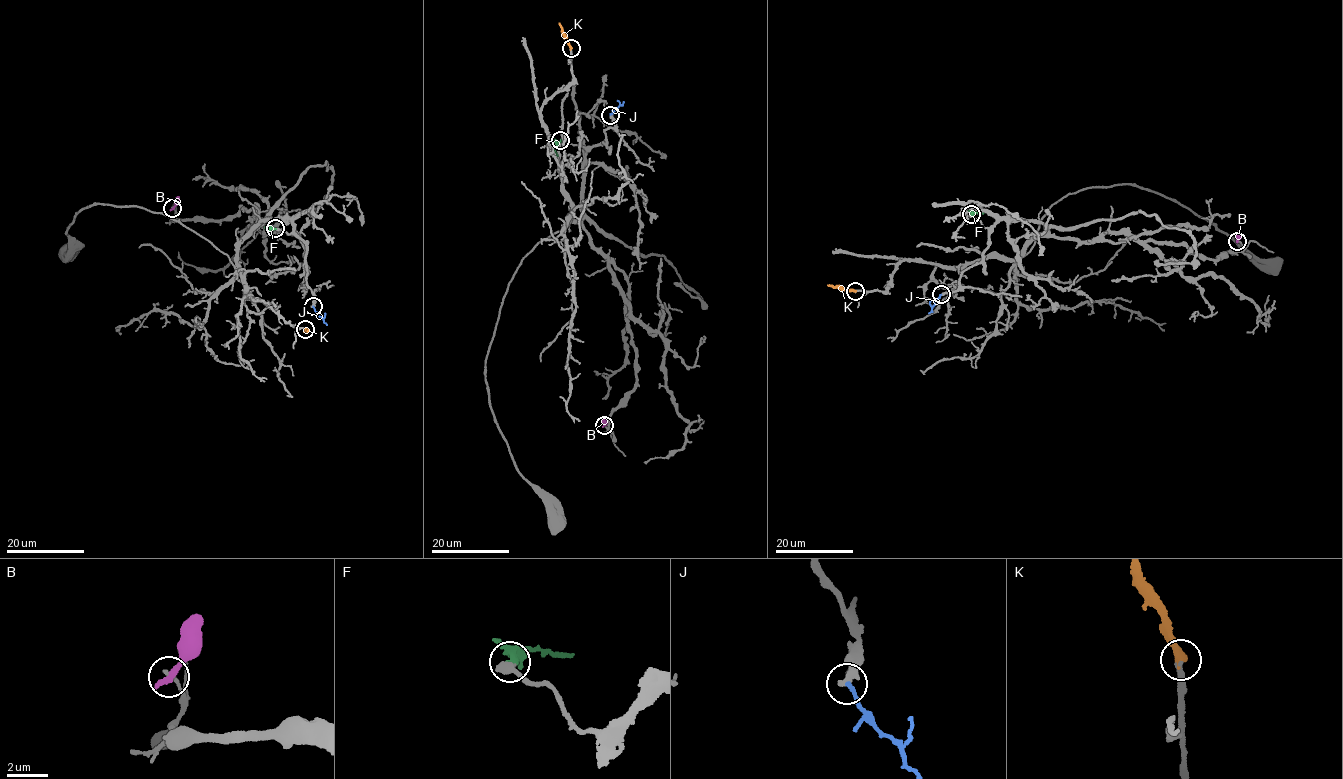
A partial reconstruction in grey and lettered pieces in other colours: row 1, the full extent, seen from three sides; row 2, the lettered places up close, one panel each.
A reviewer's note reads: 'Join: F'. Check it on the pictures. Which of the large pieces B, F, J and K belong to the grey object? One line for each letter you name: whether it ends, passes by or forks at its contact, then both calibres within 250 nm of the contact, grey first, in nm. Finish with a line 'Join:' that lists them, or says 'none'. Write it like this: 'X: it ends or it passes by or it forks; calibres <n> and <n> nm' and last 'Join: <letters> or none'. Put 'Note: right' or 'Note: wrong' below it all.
F: it ends; calibres 480 and 280 nm
K: it ends; calibres 280 and 400 nm
Join: F, K
Note: wrong

